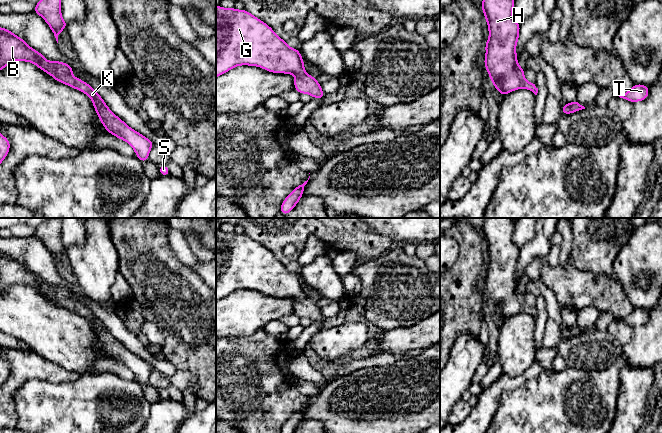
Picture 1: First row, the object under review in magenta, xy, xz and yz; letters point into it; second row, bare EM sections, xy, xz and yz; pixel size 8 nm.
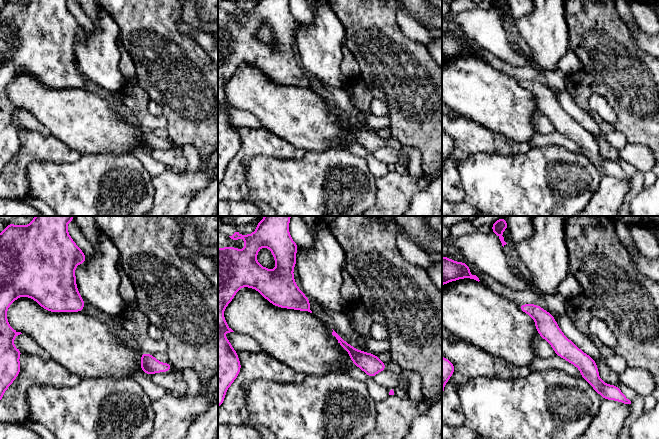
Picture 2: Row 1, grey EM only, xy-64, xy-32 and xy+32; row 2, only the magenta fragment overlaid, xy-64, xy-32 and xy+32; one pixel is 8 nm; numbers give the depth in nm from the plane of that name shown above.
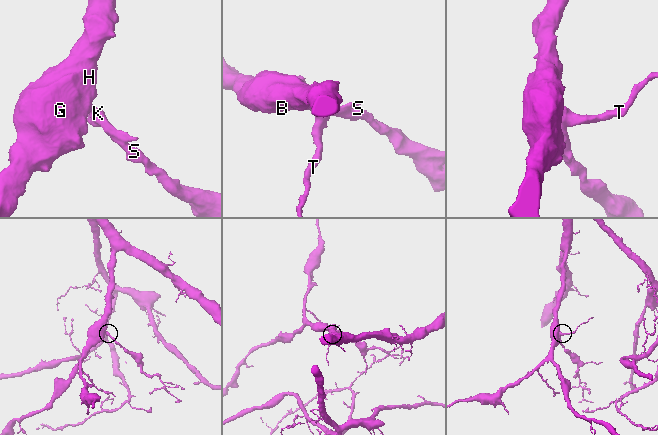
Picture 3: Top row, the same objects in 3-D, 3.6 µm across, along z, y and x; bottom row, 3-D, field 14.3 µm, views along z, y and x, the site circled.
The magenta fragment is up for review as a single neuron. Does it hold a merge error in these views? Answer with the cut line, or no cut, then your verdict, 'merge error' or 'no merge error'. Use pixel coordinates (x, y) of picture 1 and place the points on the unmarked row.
no cut; no merge error

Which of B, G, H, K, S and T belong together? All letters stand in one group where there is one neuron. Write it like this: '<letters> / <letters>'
B G H K S T

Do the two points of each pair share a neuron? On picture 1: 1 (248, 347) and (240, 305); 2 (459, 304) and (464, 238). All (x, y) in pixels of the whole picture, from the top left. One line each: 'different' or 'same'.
1: different
2: same

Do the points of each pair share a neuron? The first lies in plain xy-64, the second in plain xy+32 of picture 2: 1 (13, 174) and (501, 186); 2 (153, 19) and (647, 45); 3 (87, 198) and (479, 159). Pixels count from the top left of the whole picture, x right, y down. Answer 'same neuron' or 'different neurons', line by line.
1: different neurons
2: different neurons
3: same neuron

